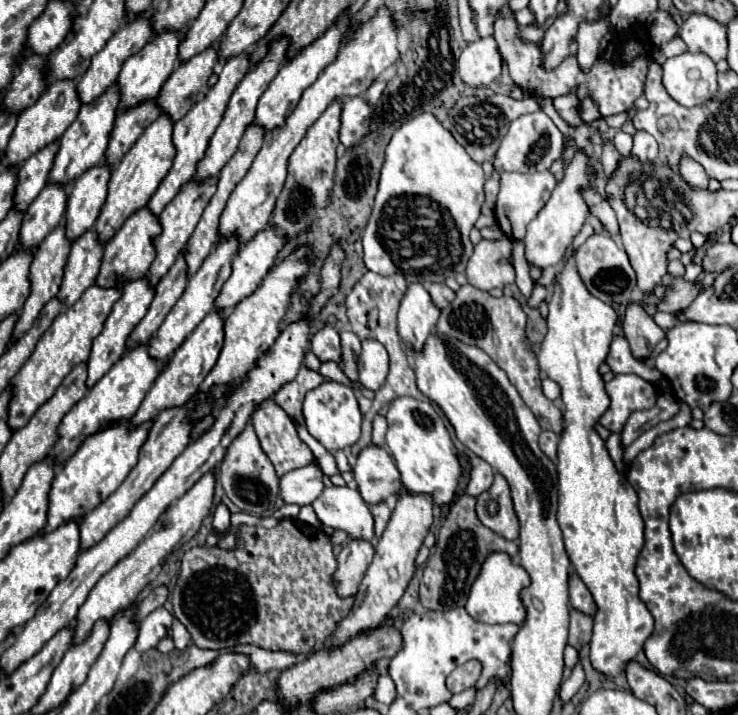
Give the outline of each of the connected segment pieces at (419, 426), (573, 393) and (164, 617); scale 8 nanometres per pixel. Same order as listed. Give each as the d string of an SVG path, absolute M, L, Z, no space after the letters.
M404 396L390 404L386 420L386 444L392 450L394 462L400 470L402 486L412 494L428 494L434 502L434 508L450 506L456 498L462 468L450 432L442 416L438 414L438 408L430 400L416 400Z
M574 258L558 268L548 308L548 332L538 352L538 364L560 386L564 402L564 430L558 442L556 464L556 518L564 532L570 562L598 606L590 640L592 666L600 674L616 678L636 658L654 628L652 614L638 598L638 578L634 574L638 554L644 546L644 520L638 510L638 494L618 472L606 450L606 442L596 432L600 416L610 408L600 366L608 356L616 312L584 288Z
M156 608L152 614L148 614L142 622L140 622L140 630L138 630L138 640L136 640L136 650L146 652L150 648L156 648L160 640L164 640L170 634L174 616L164 608Z

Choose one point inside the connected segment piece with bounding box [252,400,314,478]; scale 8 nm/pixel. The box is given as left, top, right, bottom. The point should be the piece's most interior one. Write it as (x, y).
(277, 434)

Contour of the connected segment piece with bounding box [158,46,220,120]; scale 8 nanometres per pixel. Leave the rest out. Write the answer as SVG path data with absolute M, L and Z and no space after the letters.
M208 46L204 52L192 56L172 72L158 94L158 104L172 116L172 120L180 120L192 104L206 96L208 78L212 76L218 60L218 46Z

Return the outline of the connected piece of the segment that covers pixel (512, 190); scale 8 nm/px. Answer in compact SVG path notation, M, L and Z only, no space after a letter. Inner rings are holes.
M550 170L544 172L502 172L500 174L500 194L496 202L496 220L502 232L512 240L524 240L526 226L536 218L536 214L548 202L552 190L556 186L556 178Z

